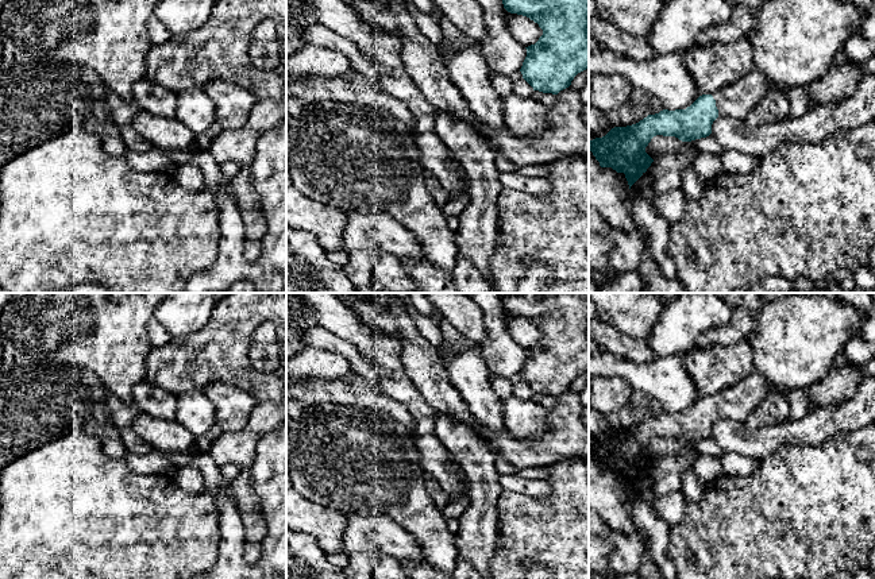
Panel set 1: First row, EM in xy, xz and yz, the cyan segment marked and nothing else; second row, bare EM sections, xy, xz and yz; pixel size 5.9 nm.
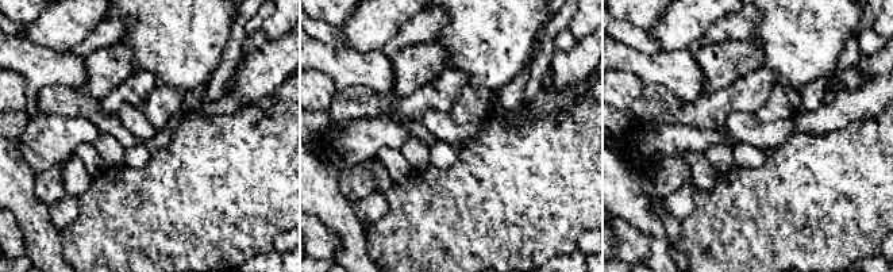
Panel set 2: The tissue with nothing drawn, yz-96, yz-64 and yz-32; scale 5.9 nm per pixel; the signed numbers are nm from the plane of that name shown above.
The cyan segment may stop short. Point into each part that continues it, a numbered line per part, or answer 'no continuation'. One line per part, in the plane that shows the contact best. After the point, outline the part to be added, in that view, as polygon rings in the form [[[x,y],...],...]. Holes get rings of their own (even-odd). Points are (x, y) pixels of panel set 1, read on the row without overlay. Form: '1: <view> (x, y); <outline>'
1: yz (736, 402); [[[753,373],[739,383],[712,395],[718,420],[745,422],[759,404],[775,390],[759,373]]]

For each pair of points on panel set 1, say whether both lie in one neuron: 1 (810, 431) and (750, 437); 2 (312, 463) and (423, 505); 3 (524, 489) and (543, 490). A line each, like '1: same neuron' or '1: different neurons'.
1: same neuron
2: same neuron
3: same neuron

